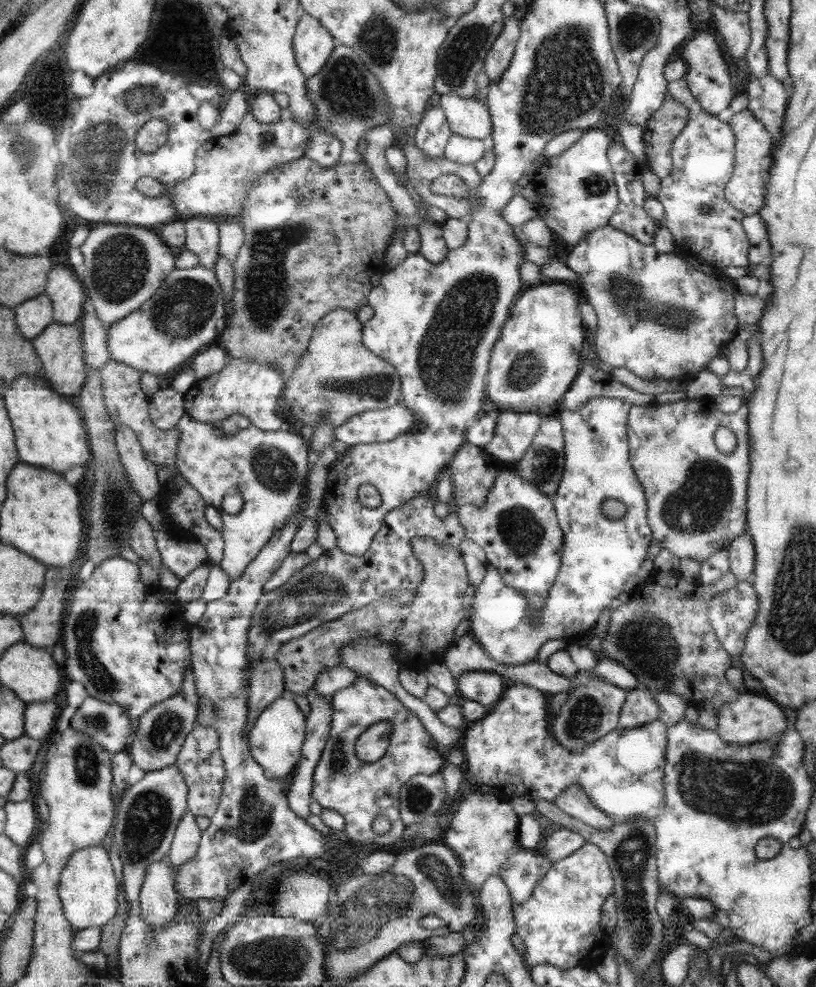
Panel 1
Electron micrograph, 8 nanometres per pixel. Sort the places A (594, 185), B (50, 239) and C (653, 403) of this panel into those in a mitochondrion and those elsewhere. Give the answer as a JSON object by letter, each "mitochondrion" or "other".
{"A":"mitochondrion","B":"other","C":"other"}

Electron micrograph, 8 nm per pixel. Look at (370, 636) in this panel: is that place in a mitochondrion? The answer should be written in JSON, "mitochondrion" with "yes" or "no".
{"mitochondrion":"no"}

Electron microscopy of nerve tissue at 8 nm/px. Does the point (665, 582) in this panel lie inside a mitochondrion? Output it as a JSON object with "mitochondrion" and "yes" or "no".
{"mitochondrion":"no"}

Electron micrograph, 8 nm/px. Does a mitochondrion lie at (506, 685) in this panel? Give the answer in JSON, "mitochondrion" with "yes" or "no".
{"mitochondrion":"no"}

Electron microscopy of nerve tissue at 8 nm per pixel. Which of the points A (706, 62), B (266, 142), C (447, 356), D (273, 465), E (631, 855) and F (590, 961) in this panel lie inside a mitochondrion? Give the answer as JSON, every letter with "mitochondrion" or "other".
{"A":"mitochondrion","B":"mitochondrion","C":"mitochondrion","D":"mitochondrion","E":"mitochondrion","F":"other"}

